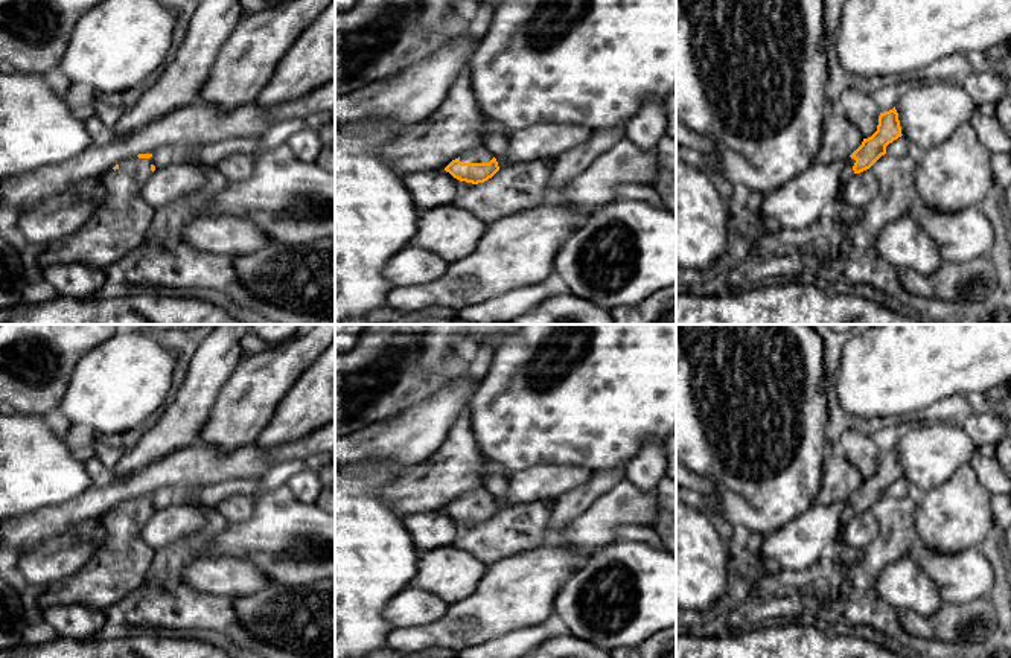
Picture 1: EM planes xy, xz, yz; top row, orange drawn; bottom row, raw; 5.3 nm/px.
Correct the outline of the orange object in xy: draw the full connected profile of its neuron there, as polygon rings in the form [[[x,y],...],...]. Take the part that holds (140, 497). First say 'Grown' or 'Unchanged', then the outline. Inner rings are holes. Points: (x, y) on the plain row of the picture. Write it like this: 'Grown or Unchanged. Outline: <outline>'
Grown. Outline: [[[139,495],[105,515],[105,542],[78,573],[44,588],[37,600],[40,612],[62,605],[105,611],[143,583],[155,554],[140,536],[155,512],[151,498]]]

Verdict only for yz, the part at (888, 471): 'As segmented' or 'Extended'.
Extended

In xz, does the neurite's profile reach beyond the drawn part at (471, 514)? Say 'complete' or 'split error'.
split error

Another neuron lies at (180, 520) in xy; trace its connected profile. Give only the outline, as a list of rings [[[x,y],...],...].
[[[199,501],[181,503],[155,510],[143,525],[140,536],[154,550],[160,550],[181,538],[196,535],[207,524],[207,513]]]

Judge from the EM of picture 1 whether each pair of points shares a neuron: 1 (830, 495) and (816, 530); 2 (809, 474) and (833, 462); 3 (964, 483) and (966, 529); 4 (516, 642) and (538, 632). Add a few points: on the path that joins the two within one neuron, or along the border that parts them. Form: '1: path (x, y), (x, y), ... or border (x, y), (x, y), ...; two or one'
1: border (847, 498), (838, 503), (815, 504); two
2: border (829, 454), (813, 503); two
3: path (964, 494), (964, 518); one
4: path (521, 642), (533, 637); one

